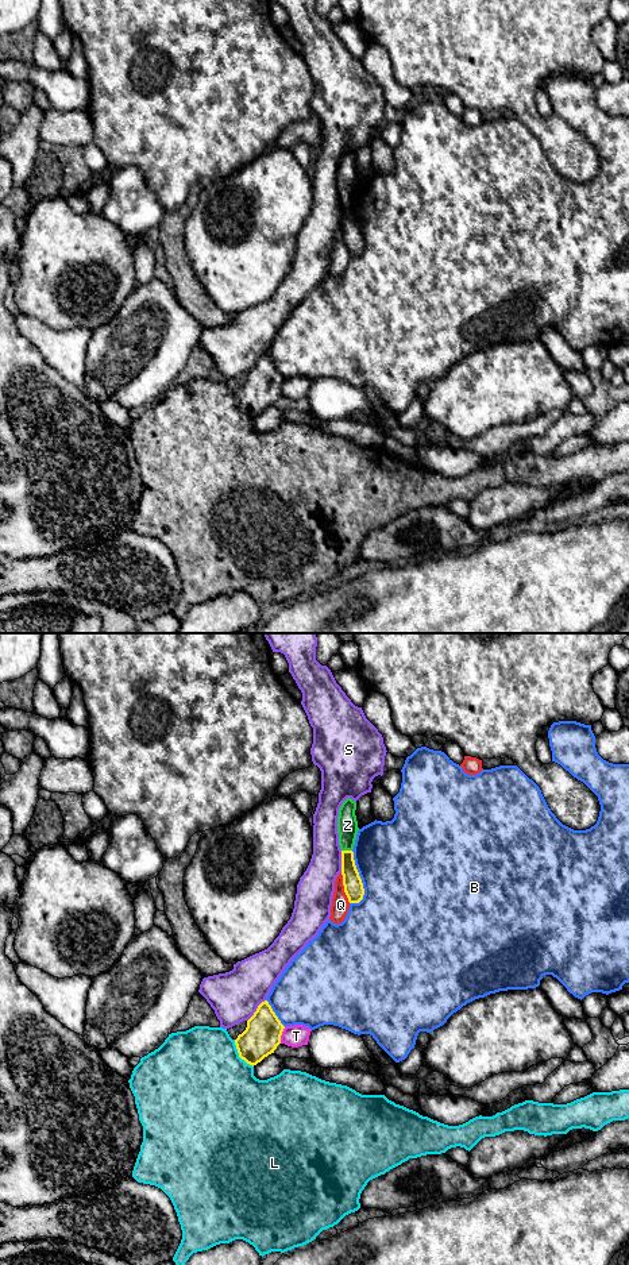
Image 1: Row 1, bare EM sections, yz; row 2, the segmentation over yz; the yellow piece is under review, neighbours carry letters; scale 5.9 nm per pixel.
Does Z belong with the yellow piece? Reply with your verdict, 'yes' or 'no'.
yes

